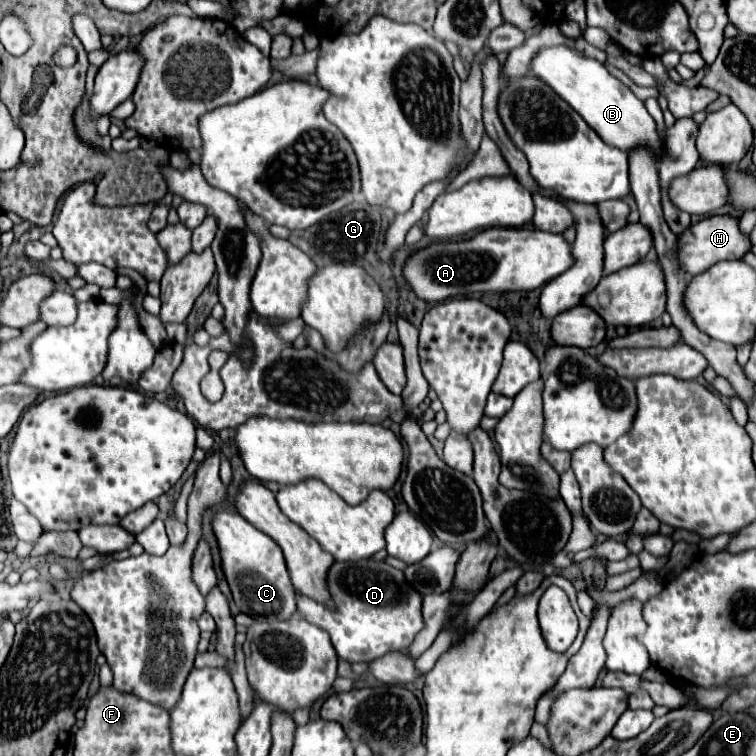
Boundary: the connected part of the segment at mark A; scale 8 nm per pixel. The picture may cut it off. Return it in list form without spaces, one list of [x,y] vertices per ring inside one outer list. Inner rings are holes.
[[[486,229],[470,241],[432,243],[416,251],[404,267],[404,277],[418,297],[442,301],[478,291],[532,291],[574,265],[572,245],[562,233],[540,229]]]

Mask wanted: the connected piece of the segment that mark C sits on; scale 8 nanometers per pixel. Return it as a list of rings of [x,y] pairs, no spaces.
[[[232,511],[212,517],[212,531],[220,547],[220,567],[232,591],[236,607],[256,621],[282,621],[296,613],[294,589],[286,571],[282,549],[266,533]]]

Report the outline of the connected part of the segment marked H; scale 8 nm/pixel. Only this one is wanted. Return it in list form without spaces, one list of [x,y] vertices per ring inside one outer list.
[[[714,215],[714,217],[702,219],[696,225],[688,227],[678,237],[678,257],[682,267],[688,271],[688,275],[698,275],[724,259],[742,259],[750,249],[752,249],[750,235],[744,235],[740,231],[738,219],[730,215]]]

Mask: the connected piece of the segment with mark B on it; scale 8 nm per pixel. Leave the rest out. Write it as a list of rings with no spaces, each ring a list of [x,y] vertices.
[[[566,45],[542,47],[530,65],[530,73],[552,87],[560,99],[564,99],[600,137],[604,143],[612,147],[620,147],[622,151],[632,151],[638,145],[648,143],[654,153],[660,153],[662,137],[656,133],[656,123],[640,101],[626,85],[622,85],[616,77],[608,73],[608,69],[596,61],[580,53],[578,49]]]

